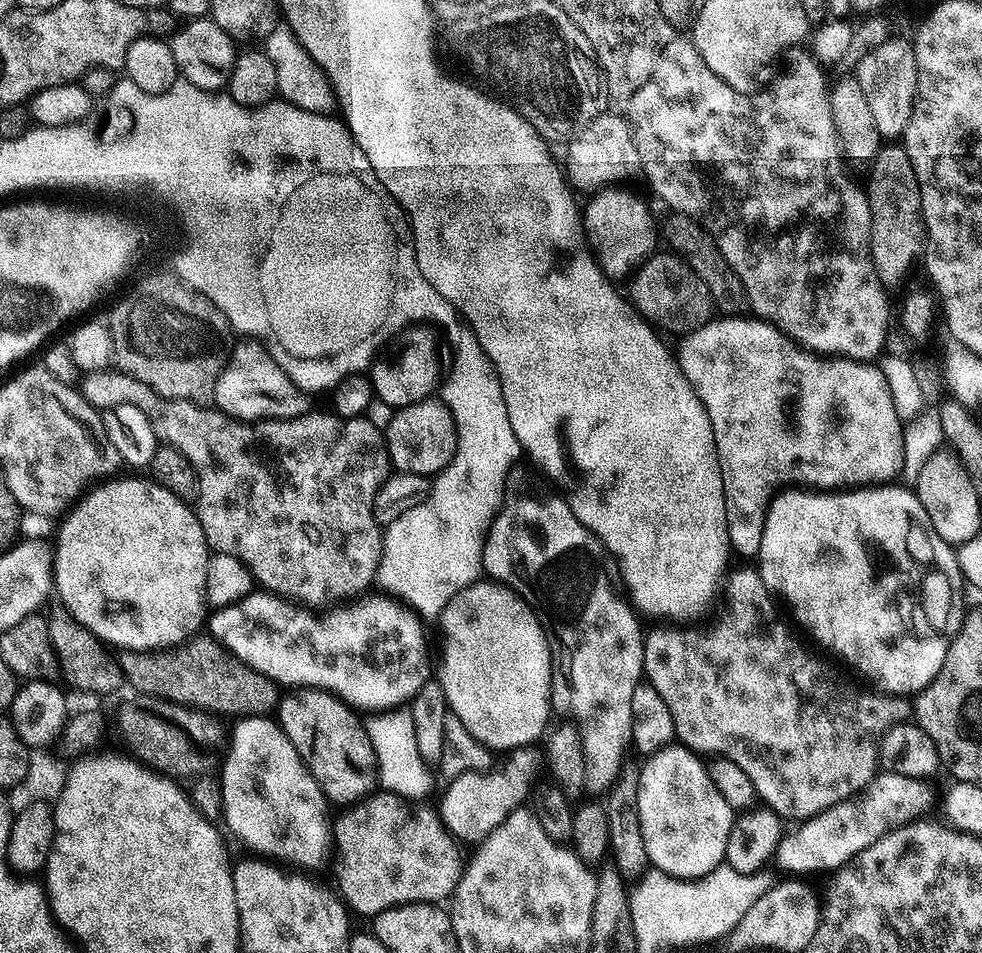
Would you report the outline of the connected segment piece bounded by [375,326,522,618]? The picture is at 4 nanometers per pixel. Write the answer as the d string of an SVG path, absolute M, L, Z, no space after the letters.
M464 326L462 330L453 338L452 344L456 347L456 357L452 360L452 369L447 369L446 375L443 377L442 383L439 385L438 392L442 397L445 406L450 410L450 414L456 423L456 453L452 459L452 463L447 464L440 472L436 473L430 484L430 491L427 496L421 500L418 506L414 506L410 510L406 510L406 514L402 514L383 529L384 549L380 558L380 565L376 571L375 583L381 584L383 591L396 595L411 607L412 611L421 617L432 618L439 617L443 612L449 600L454 598L456 592L461 592L468 584L474 584L481 579L482 569L484 567L484 539L488 536L488 528L492 525L492 520L496 513L499 512L501 504L504 502L504 483L508 477L509 470L517 463L516 459L521 459L522 449L518 438L514 434L514 426L510 426L510 414L506 414L506 398L502 394L502 386L500 379L496 373L495 366L490 362L490 358L486 354L486 350L482 350L482 346L478 342L478 338L473 334L471 328Z

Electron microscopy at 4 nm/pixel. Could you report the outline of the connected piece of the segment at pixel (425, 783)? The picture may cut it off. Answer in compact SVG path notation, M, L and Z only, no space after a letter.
M389 710L385 713L377 713L365 719L367 737L370 738L372 749L375 752L377 781L383 791L392 792L412 802L425 799L424 796L432 788L431 769L427 768L421 755L418 754L418 746L415 741L413 718L406 710Z

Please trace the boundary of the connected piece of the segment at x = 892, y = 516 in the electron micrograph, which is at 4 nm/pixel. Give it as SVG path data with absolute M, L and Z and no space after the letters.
M857 486L851 490L824 490L819 494L812 490L777 492L768 506L766 522L762 530L758 571L762 582L773 597L779 598L781 601L784 599L788 603L793 618L822 647L829 648L834 655L841 656L854 671L861 672L866 679L872 680L873 689L889 696L908 698L923 690L936 677L938 670L942 670L942 662L946 662L946 650L950 650L950 642L958 634L966 615L963 600L966 581L958 566L956 548L947 544L938 534L938 530L934 530L934 526L930 522L930 514L926 514L915 491L908 486L892 487L896 486Z

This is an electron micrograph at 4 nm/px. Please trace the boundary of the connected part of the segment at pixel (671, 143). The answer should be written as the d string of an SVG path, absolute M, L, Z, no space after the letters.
M674 38L668 43L666 50L662 50L658 58L658 66L654 66L654 74L650 74L646 86L642 86L638 94L634 94L626 119L632 127L634 146L638 146L640 172L648 179L653 194L666 207L672 208L668 210L698 221L712 235L718 250L722 250L726 262L730 262L734 274L738 274L742 286L746 286L749 309L759 319L767 320L779 332L783 332L789 340L796 341L800 347L807 348L809 352L815 352L821 356L842 356L846 360L872 362L885 351L884 339L888 336L888 296L884 293L887 292L886 286L878 278L872 261L870 202L867 191L861 185L859 188L844 173L846 160L841 153L840 140L836 137L834 130L834 120L828 101L830 84L829 81L824 81L825 69L811 51L800 51L789 51L786 56L789 60L788 69L769 88L764 88L760 93L757 91L755 95L752 95L734 90L726 81L718 78L718 74L714 74L714 70L706 66L702 54L698 54L691 39Z

